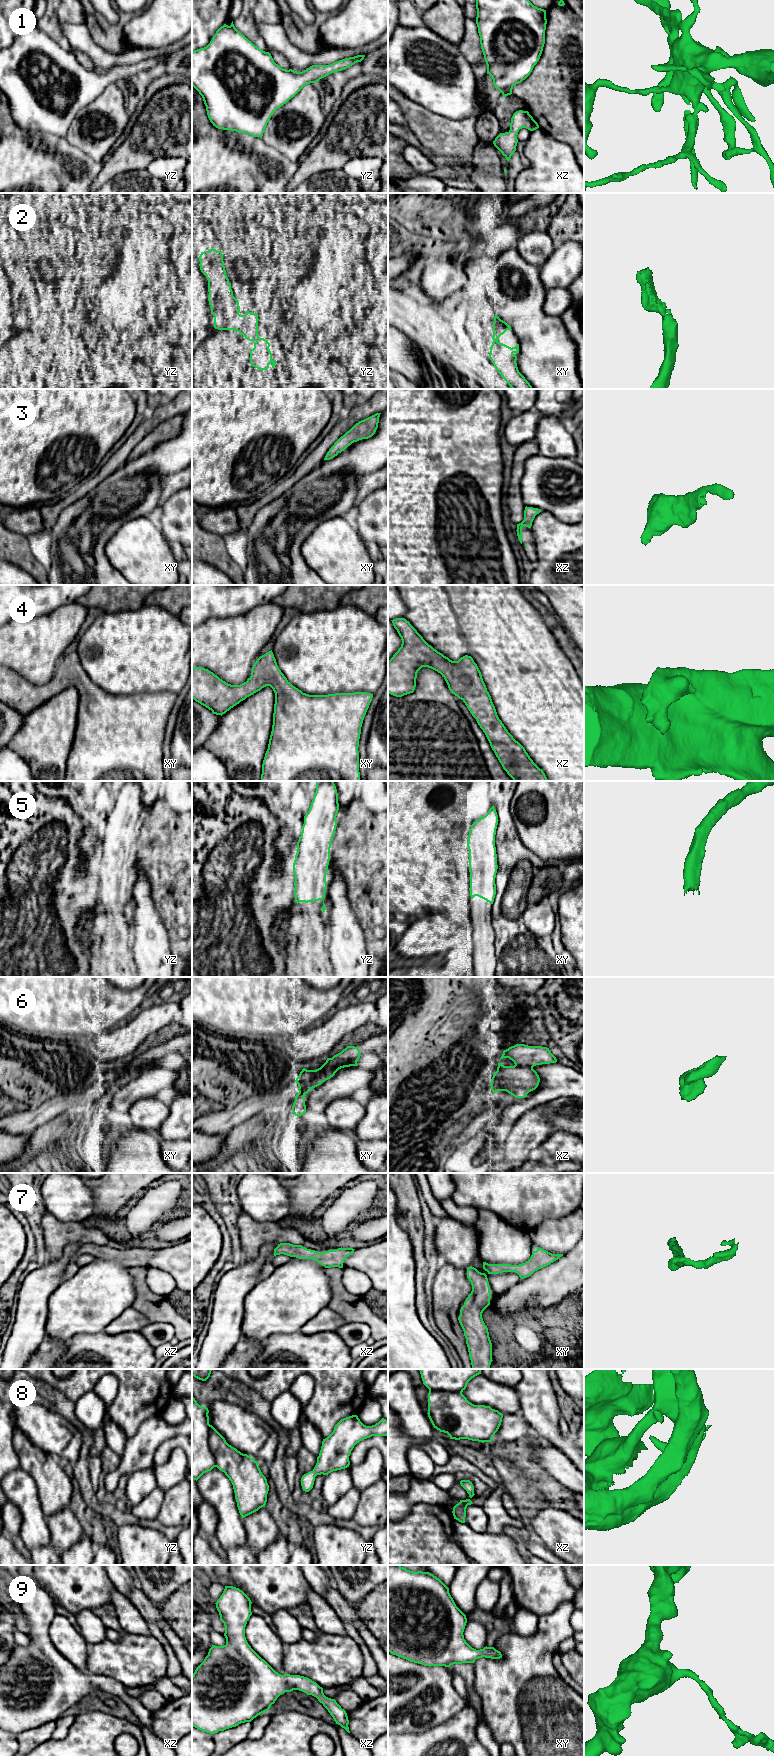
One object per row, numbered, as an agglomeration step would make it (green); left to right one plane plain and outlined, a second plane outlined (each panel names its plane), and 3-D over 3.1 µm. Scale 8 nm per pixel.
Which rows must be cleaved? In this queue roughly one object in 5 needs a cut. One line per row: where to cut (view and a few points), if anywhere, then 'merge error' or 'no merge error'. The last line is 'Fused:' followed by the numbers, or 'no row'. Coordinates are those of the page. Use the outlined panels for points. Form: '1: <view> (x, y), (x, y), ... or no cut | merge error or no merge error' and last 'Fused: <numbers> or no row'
1: no cut | no merge error
2: no cut | no merge error
3: no cut | no merge error
4: no cut | no merge error
5: no cut | no merge error
6: no cut | no merge error
7: no cut | no merge error
8: no cut | no merge error
9: no cut | no merge error
Fused: no row

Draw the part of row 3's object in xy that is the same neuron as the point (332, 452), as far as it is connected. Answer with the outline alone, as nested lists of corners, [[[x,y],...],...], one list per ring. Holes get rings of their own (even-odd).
[[[376,413],[356,423],[334,443],[327,452],[324,460],[334,458],[354,442],[372,437],[378,428],[380,414],[381,413]]]

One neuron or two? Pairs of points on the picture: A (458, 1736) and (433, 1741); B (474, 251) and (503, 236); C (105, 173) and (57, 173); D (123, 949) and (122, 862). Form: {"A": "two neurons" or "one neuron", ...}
{"A": "one neuron", "B": "one neuron", "C": "two neurons", "D": "one neuron"}

